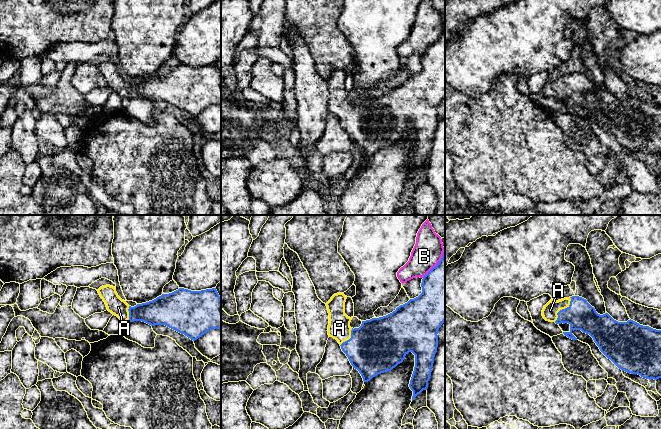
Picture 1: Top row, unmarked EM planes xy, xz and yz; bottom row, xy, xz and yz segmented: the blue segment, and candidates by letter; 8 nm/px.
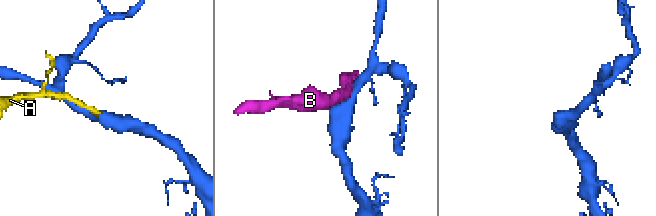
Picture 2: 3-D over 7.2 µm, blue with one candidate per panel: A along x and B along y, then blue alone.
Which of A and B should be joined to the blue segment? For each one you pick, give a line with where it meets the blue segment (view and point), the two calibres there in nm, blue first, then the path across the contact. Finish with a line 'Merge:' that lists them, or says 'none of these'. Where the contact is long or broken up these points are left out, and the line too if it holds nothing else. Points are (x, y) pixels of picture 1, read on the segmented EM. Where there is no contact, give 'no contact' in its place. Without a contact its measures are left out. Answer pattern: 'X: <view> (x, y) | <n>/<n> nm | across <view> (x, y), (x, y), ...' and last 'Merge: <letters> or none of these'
A: yz (562, 309) | 220/120 nm | across yz (580, 315), (575, 310), (562, 309), (550, 310)
Merge: A

